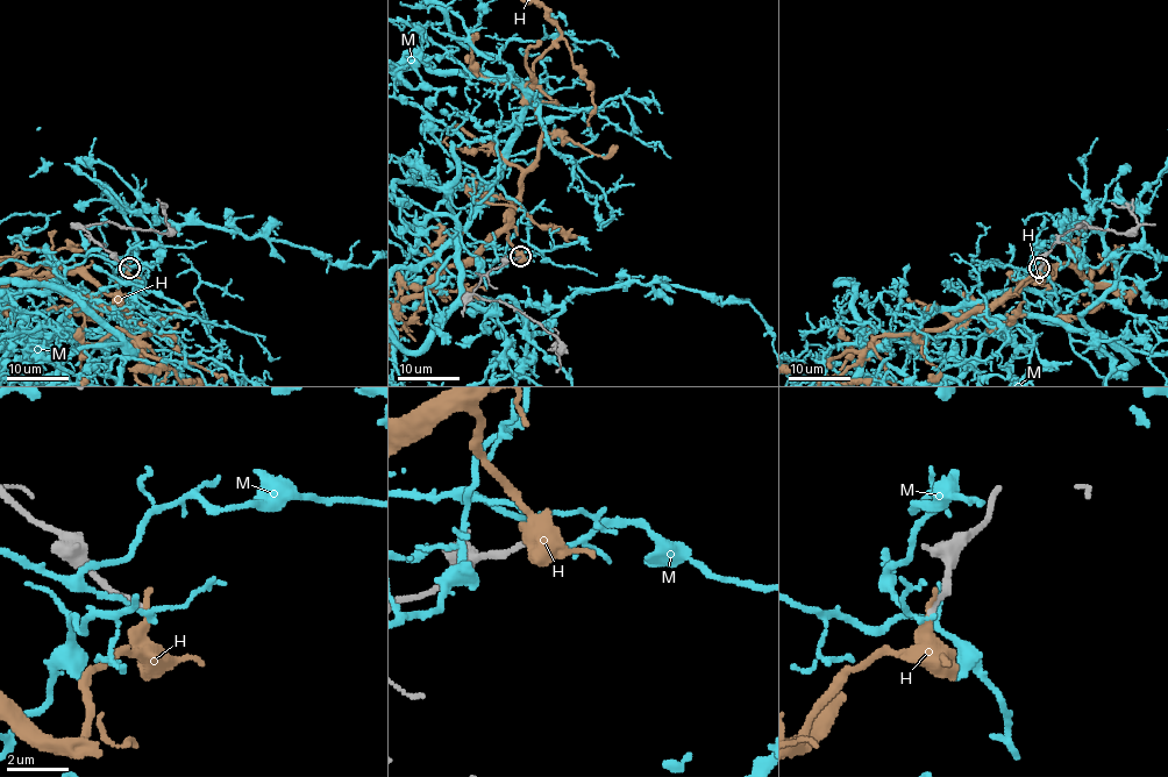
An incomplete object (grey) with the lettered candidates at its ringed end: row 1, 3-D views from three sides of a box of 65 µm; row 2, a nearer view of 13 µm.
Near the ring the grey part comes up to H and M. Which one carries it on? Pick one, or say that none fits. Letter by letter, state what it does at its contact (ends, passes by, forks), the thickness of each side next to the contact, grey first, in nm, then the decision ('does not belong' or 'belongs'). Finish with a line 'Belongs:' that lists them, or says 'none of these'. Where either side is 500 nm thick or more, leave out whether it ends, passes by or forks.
H: it ends | 180/360 nm | does not belong
M: it passes by | 170/110 nm | does not belong
Belongs: none of these

